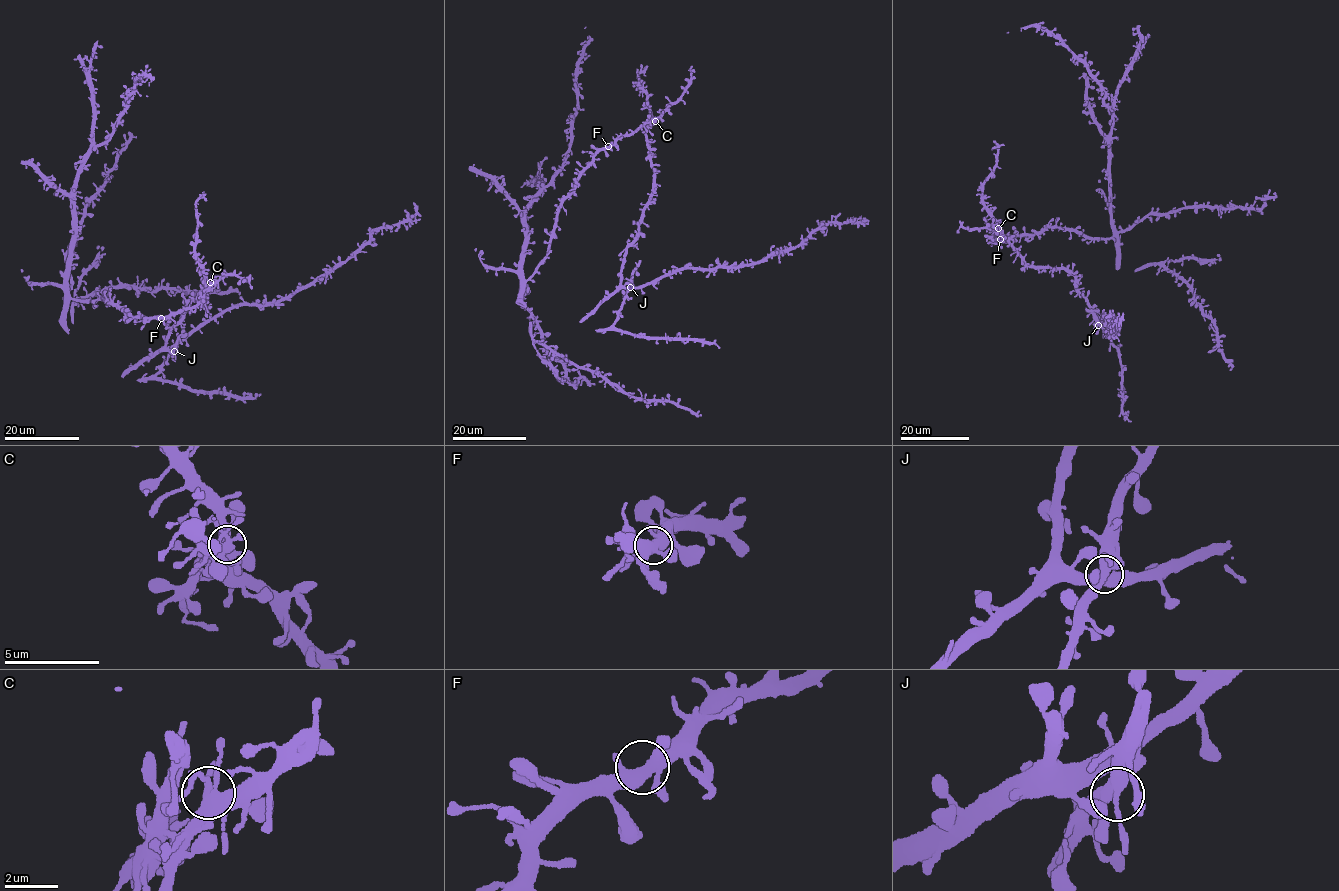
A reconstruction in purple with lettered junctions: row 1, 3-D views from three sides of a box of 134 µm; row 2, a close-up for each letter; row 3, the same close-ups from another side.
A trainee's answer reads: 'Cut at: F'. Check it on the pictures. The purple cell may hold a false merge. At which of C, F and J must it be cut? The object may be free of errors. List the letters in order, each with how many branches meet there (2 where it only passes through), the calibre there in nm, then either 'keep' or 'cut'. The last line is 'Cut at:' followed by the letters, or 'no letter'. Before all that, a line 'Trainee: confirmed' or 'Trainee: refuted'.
Trainee: refuted
C: 5 branches meet; 400 nm thick; keep
F: 5 branches meet; 480 nm thick; keep
J: 5 branches meet; 440 nm thick; keep
Cut at: no letter

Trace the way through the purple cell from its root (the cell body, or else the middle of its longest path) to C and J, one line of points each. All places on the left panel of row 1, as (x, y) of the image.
C: (162, 317), (196, 304), (209, 282)
J: (162, 317), (189, 309), (200, 293), (205, 307), (204, 300), (192, 299), (173, 326), (166, 346), (174, 351)

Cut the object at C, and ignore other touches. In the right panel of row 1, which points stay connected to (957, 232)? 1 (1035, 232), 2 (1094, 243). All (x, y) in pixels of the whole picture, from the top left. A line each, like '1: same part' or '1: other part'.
1: same part
2: same part

